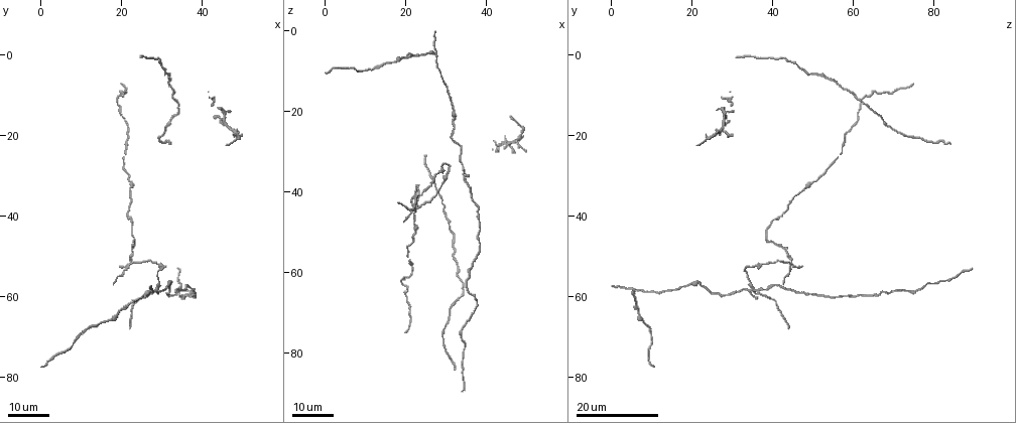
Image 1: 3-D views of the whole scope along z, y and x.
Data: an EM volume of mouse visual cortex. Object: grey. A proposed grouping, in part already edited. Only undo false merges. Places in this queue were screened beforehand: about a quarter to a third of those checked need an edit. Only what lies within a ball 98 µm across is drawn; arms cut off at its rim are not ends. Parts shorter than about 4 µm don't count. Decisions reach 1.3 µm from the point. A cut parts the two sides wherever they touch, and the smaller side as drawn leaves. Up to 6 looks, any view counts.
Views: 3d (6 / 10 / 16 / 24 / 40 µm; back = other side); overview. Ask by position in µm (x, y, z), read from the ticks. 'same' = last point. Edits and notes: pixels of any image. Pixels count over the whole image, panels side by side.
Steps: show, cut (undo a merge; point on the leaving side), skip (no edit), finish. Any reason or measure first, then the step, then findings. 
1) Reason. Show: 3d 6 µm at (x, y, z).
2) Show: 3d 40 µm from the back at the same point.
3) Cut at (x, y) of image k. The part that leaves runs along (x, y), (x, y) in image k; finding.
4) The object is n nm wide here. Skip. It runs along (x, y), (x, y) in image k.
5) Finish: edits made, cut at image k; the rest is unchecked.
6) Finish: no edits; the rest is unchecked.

Three arms meet. Show: 3d 24 µm at (27.0, 58.5, 5.5).

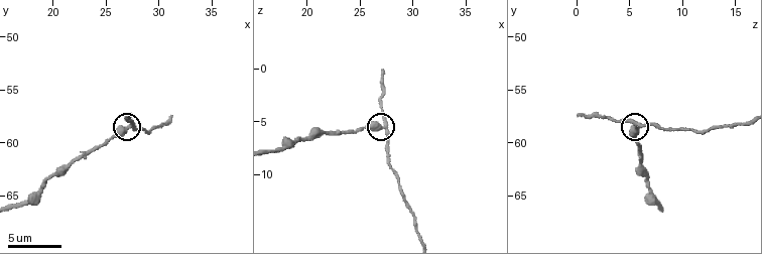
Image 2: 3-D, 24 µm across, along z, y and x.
Show: 3d 6 µm at (27.2, 58.4, 5.6).

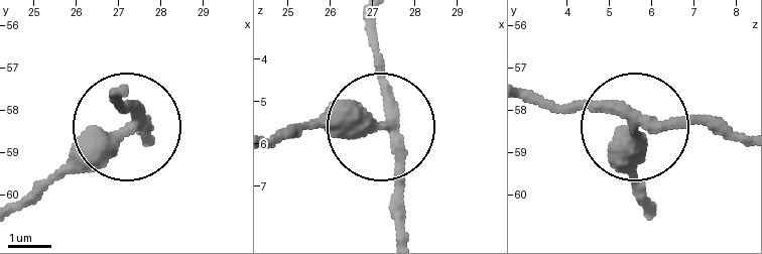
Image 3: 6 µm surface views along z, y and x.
The object is 340 nm wide here. Cut at (89, 165) of image 3. Two cells meet here.

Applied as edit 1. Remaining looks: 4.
Redraw. Show: overview.

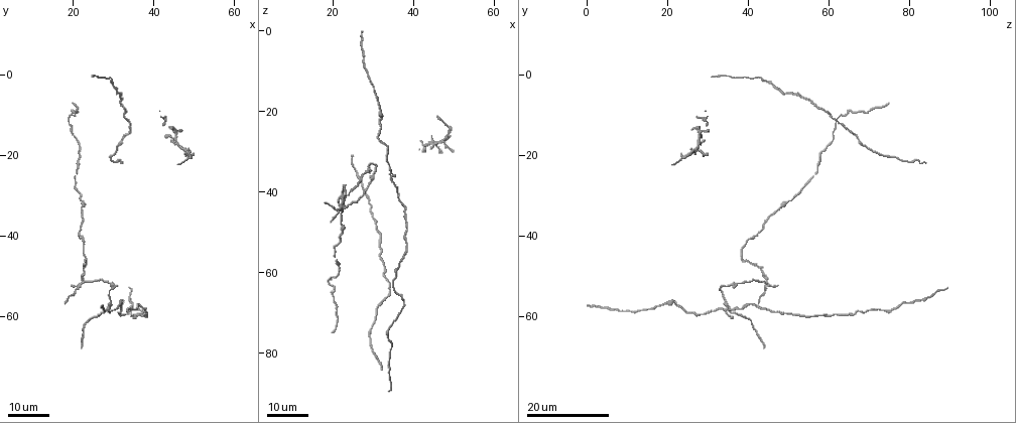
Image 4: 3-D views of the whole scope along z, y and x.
Show: 3d 16 µm at (33.5, 58.0, 32.5).

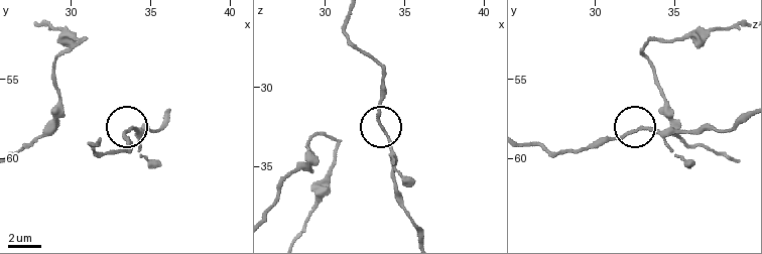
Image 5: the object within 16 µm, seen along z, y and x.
Show: 3d 10 µm at (33.5, 58.2, 32.3).

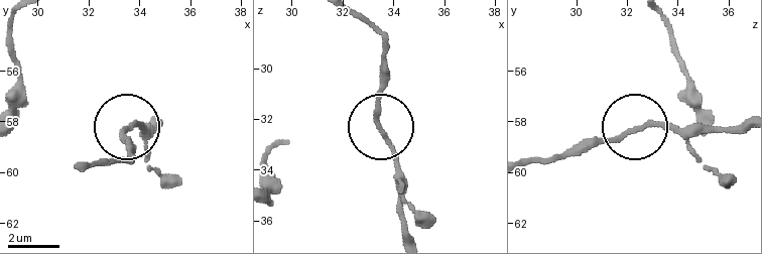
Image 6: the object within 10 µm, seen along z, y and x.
Show: 3d 10 µm from the back at (33.4, 58.3, 32.4).

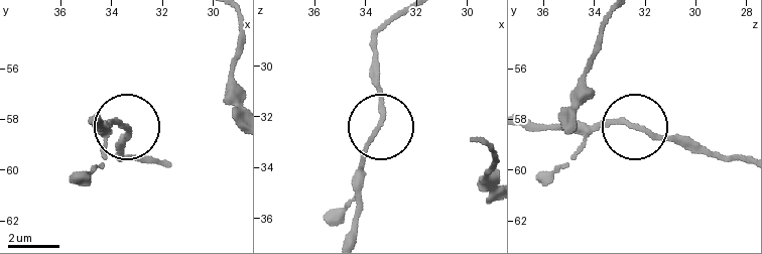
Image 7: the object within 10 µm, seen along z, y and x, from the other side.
Skip. One cell here.

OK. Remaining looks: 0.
Finish: edits made, cut at image 3; the rest is unchecked.

